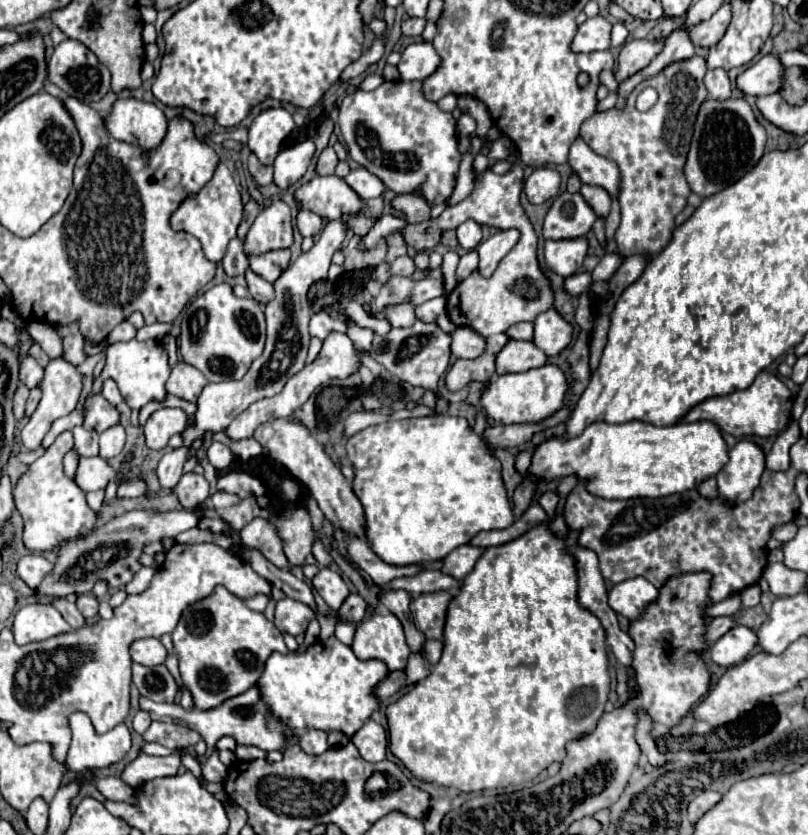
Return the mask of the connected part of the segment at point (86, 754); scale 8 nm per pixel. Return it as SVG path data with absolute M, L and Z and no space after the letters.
M72 713L68 717L68 727L72 733L72 743L66 765L72 771L104 769L106 765L122 761L122 757L130 751L132 737L124 723L98 735L86 713Z

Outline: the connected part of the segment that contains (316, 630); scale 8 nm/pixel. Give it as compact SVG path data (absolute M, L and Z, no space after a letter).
M314 618L308 625L308 628L305 633L305 640L300 645L300 649L298 651L304 651L306 647L310 647L314 642L316 643L316 639L318 641L318 636L320 635L320 625L317 618Z

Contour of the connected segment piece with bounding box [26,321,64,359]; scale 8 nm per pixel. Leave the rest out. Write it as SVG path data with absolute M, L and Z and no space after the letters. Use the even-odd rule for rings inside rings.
M32 321L30 327L26 327L26 329L30 329L28 333L32 335L32 339L42 347L42 351L44 351L50 359L56 359L56 357L60 357L60 355L64 353L60 335L58 335L52 327L48 327L46 323L42 323L42 321Z

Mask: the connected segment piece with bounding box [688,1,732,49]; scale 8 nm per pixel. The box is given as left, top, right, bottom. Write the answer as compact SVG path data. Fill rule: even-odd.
M726 1L708 21L702 21L700 25L690 25L688 27L688 37L692 37L694 47L710 49L726 33L726 27L728 27L730 19L732 19L732 11L730 11L730 3Z

